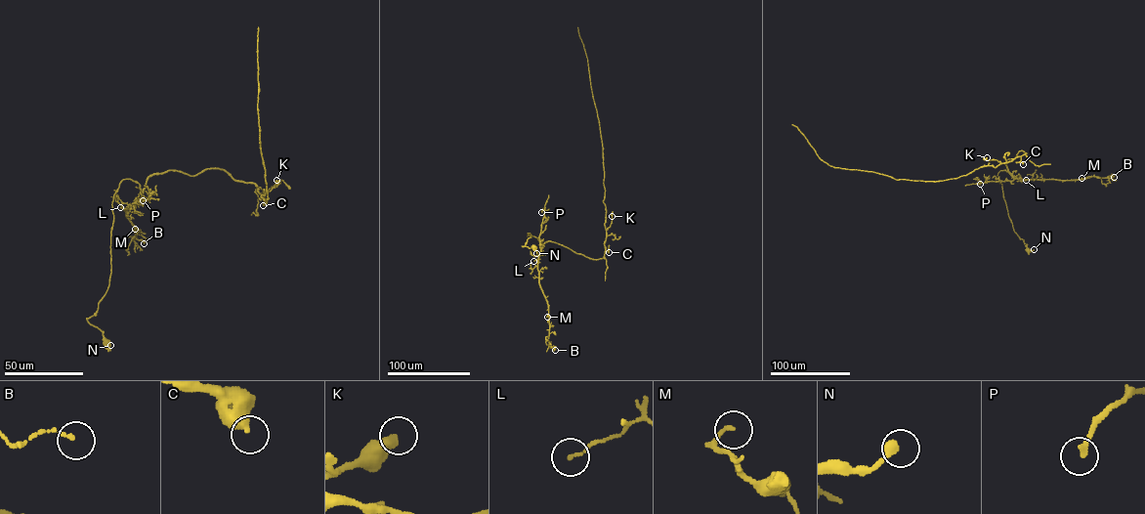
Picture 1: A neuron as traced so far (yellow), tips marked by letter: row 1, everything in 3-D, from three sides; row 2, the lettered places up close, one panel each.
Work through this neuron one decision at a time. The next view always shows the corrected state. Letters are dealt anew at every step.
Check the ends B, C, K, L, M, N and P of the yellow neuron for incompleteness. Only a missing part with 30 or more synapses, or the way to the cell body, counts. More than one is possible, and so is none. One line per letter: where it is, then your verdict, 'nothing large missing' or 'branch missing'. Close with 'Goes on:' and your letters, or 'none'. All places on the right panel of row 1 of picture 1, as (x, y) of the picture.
B: place (1114, 177); nothing large missing
C: place (1023, 164); nothing large missing
K: place (987, 157); nothing large missing
L: place (1026, 180); nothing large missing
M: place (1081, 178); nothing large missing
N: place (1034, 249); nothing large missing
P: place (980, 184); nothing large missing
Goes on: none

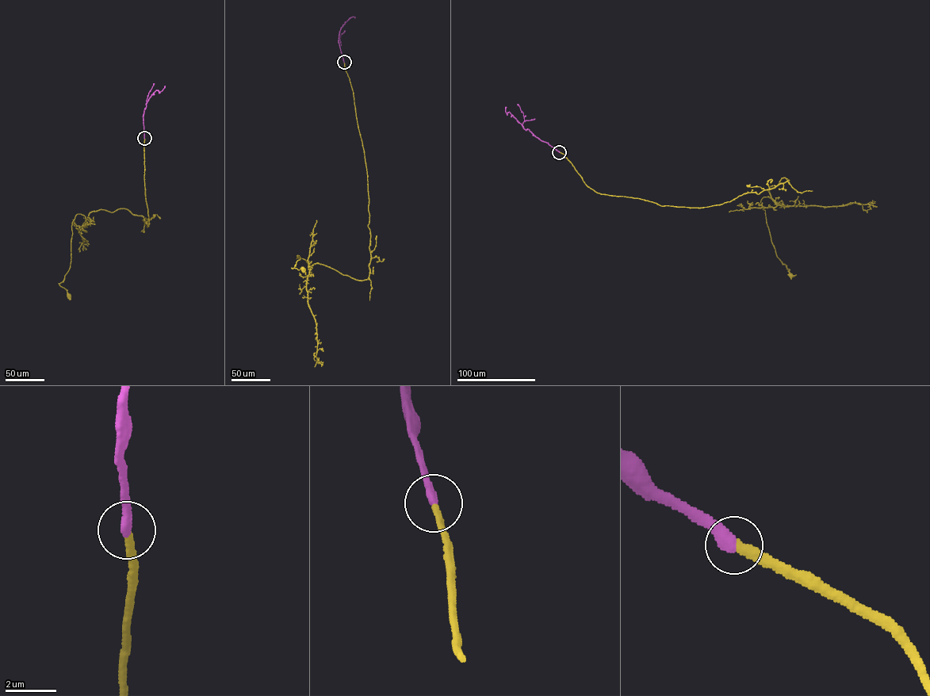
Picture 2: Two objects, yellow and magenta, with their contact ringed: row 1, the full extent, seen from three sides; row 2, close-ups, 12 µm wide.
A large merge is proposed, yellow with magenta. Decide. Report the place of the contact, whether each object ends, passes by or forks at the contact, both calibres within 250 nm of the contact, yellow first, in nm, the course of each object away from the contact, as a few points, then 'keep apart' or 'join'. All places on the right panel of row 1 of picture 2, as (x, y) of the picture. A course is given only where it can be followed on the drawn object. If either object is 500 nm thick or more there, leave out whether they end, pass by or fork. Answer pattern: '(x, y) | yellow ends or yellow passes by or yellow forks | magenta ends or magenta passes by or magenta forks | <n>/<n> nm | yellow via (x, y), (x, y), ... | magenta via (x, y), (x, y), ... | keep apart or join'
(559, 152) | yellow ends | magenta ends | 320/440 nm | yellow via (560, 151), (597, 193), (662, 206), (719, 204), (784, 177), (767, 190), (776, 204), (761, 205), (790, 275) | magenta via (559, 151), (529, 129), (524, 129), (510, 112), (507, 113), (506, 107) | join

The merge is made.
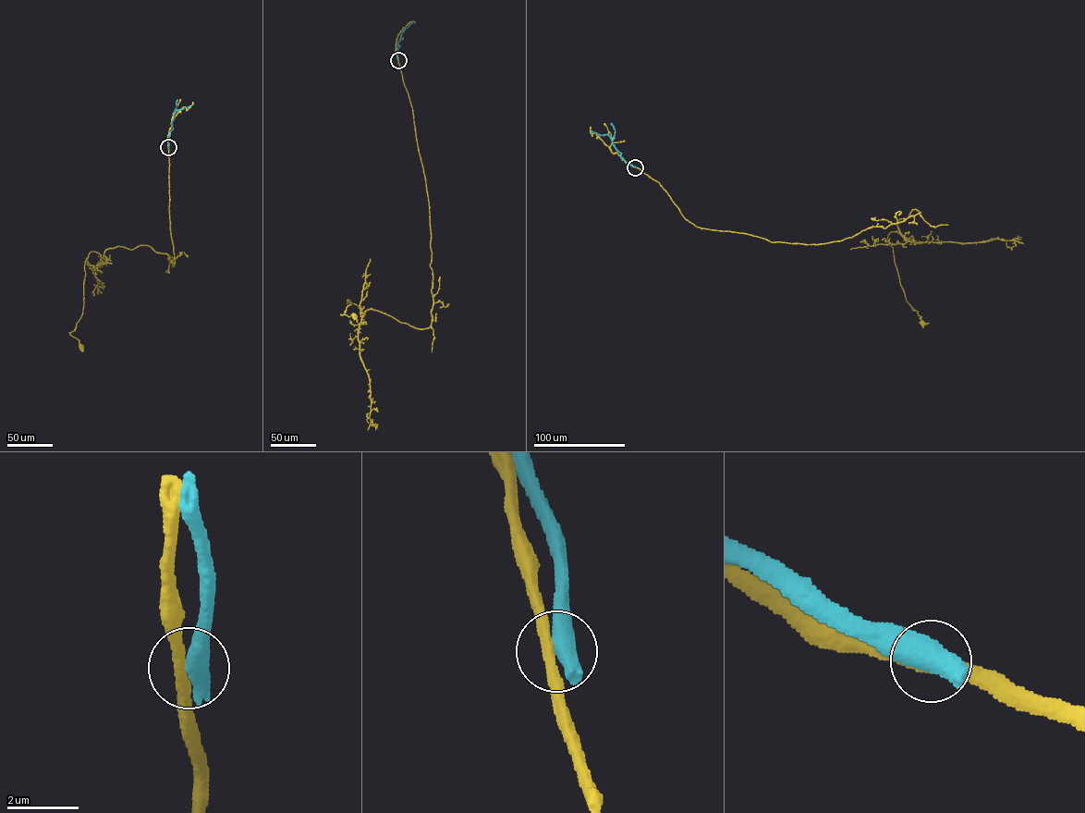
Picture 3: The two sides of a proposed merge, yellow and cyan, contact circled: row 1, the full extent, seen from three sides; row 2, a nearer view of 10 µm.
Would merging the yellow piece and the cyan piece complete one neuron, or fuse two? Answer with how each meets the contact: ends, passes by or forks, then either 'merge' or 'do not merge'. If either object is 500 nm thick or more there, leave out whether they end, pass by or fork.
do not merge

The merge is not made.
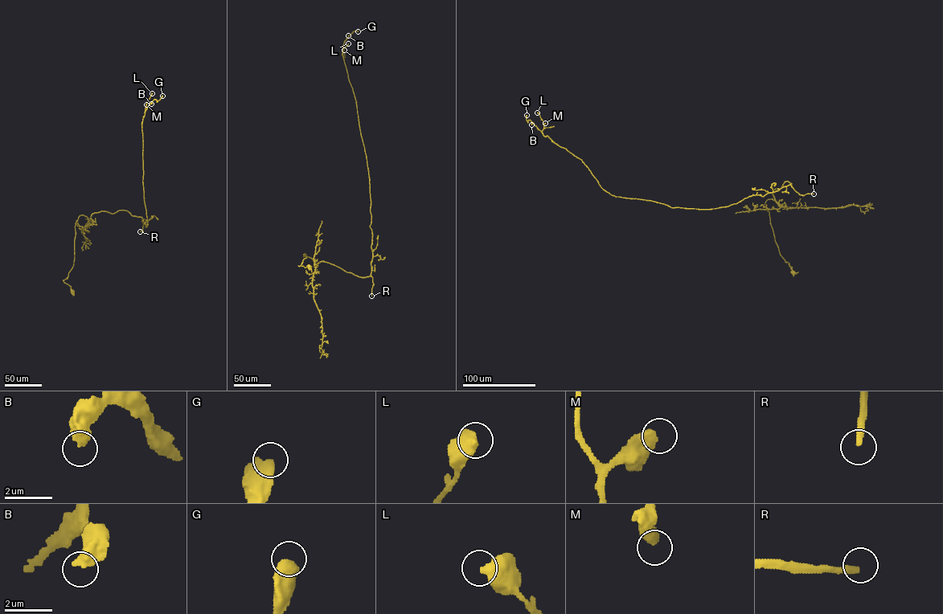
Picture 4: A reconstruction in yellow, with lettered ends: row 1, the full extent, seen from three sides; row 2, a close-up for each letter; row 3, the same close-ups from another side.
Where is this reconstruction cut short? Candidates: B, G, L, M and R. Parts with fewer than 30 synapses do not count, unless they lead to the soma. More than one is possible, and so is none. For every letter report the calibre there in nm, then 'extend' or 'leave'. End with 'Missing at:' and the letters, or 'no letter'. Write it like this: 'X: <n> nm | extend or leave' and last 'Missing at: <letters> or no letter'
B: 550 nm | leave
G: 700 nm | leave
L: 500 nm | leave
M: 550 nm | leave
R: 280 nm | extend
Missing at: R

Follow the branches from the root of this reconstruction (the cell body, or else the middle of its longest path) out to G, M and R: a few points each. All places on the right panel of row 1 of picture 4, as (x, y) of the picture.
G: (793, 272), (765, 204), (771, 198), (780, 206), (773, 190), (792, 183), (708, 209), (615, 196), (526, 115)
M: (793, 272), (765, 204), (780, 206), (773, 190), (792, 183), (708, 209), (615, 196), (543, 136), (545, 123)
R: (793, 272), (780, 254), (765, 202), (772, 199), (780, 206), (772, 193), (787, 181), (800, 194), (813, 194)

